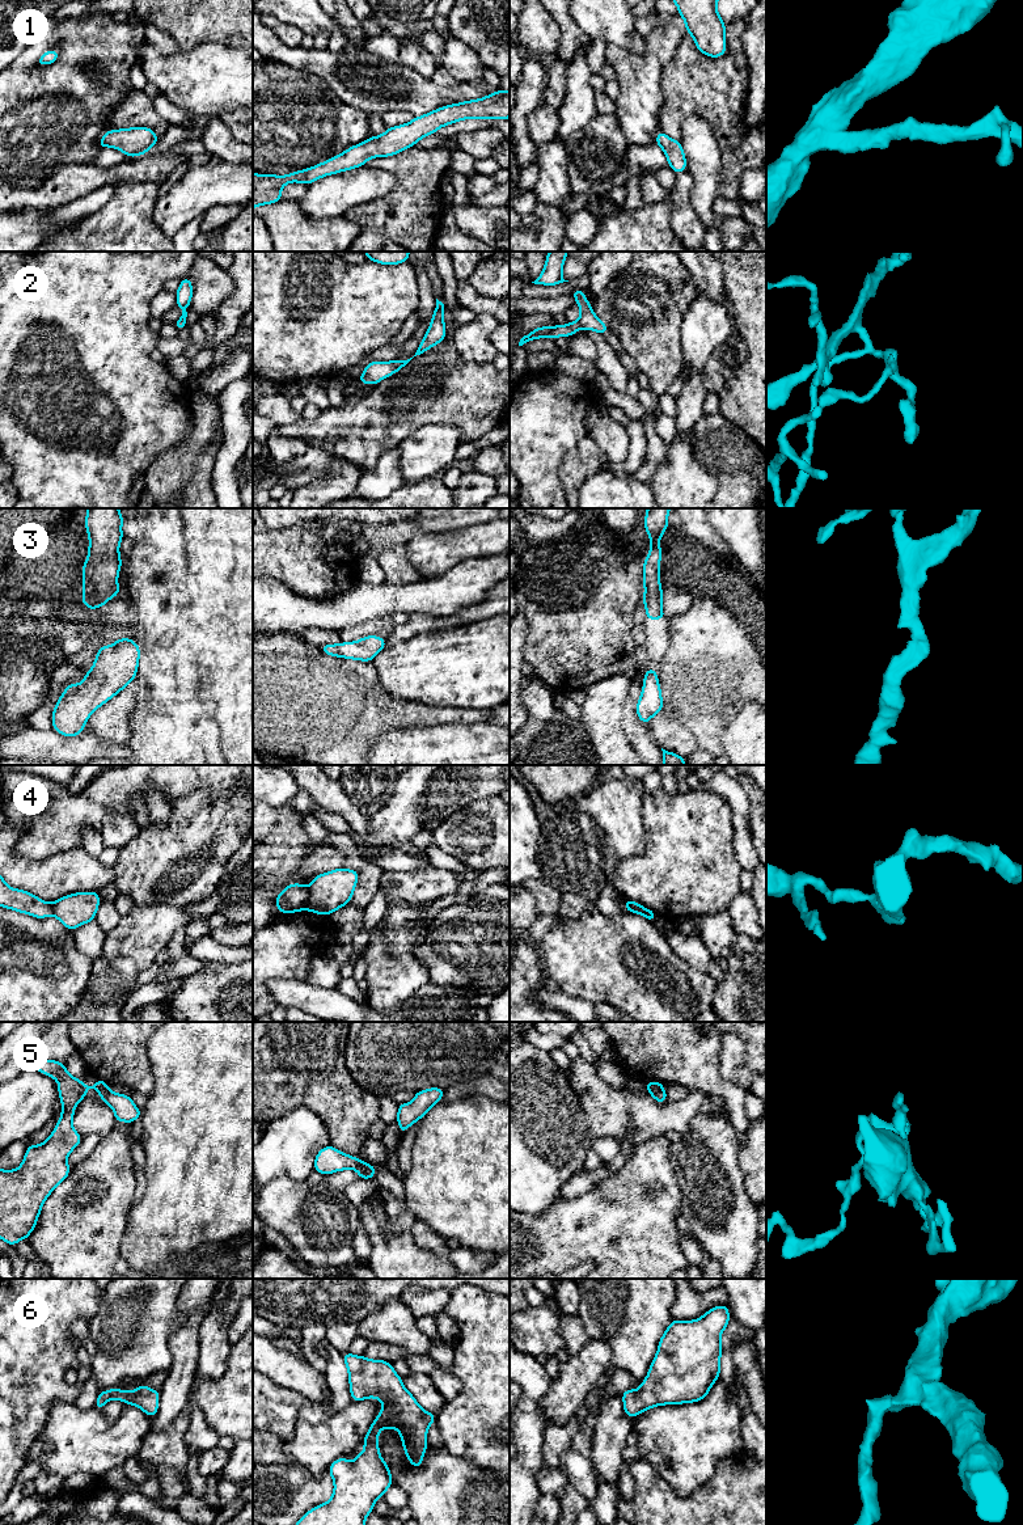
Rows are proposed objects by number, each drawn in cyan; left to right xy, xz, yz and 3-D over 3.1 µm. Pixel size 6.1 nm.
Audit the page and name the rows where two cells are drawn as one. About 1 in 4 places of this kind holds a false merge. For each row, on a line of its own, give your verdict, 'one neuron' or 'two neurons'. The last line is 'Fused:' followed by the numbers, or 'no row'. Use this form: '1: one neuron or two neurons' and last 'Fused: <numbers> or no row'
1: one neuron
2: one neuron
3: one neuron
4: two neurons
5: two neurons
6: one neuron
Fused: 4, 5

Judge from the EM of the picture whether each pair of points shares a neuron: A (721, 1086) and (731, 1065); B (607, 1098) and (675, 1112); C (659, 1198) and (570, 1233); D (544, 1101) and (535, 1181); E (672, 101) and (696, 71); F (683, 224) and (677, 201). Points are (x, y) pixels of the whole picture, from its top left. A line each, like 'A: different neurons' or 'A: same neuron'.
A: different neurons
B: same neuron
C: same neuron
D: same neuron
E: same neuron
F: same neuron

